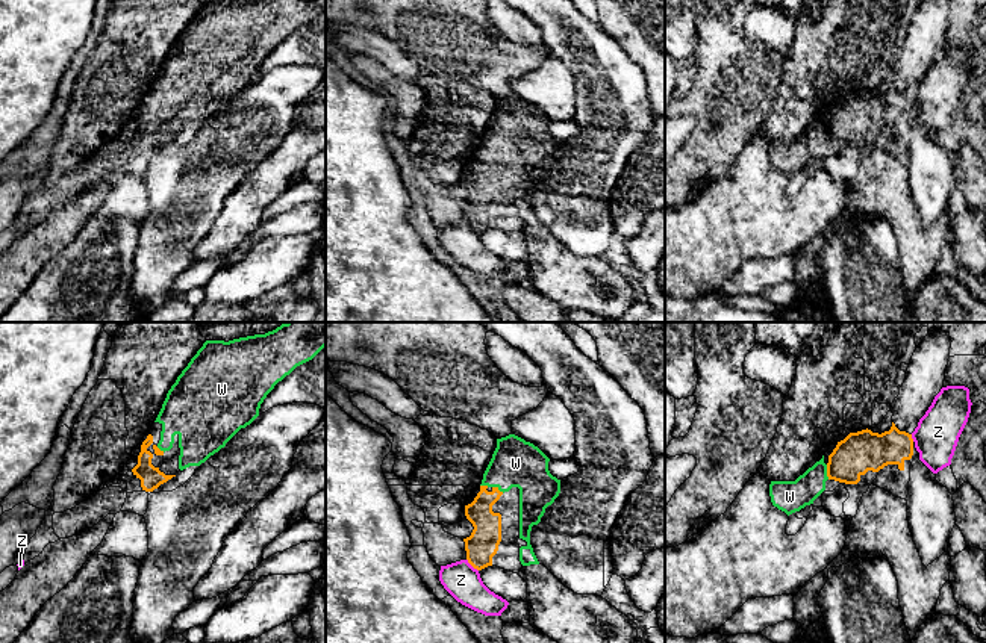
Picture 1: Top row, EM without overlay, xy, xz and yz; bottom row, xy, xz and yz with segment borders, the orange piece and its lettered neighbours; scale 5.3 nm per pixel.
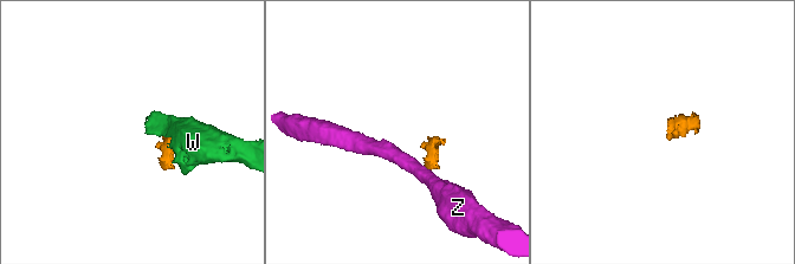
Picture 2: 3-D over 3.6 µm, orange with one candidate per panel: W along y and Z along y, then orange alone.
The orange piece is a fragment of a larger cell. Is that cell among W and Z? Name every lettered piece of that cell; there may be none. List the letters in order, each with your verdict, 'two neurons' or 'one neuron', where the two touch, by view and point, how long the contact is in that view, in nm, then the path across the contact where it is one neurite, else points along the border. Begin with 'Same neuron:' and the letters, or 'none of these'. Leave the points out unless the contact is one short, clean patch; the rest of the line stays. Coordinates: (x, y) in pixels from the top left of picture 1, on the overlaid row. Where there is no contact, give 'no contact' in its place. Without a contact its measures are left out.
Same neuron: W
W: one neuron | yz (827, 472) | 80 nm | across yz (862, 451), (842, 466), (827, 472), (789, 497)
Z: two neurons | xz (471, 565) | 90 nm | along xz (467, 559), (477, 571)

